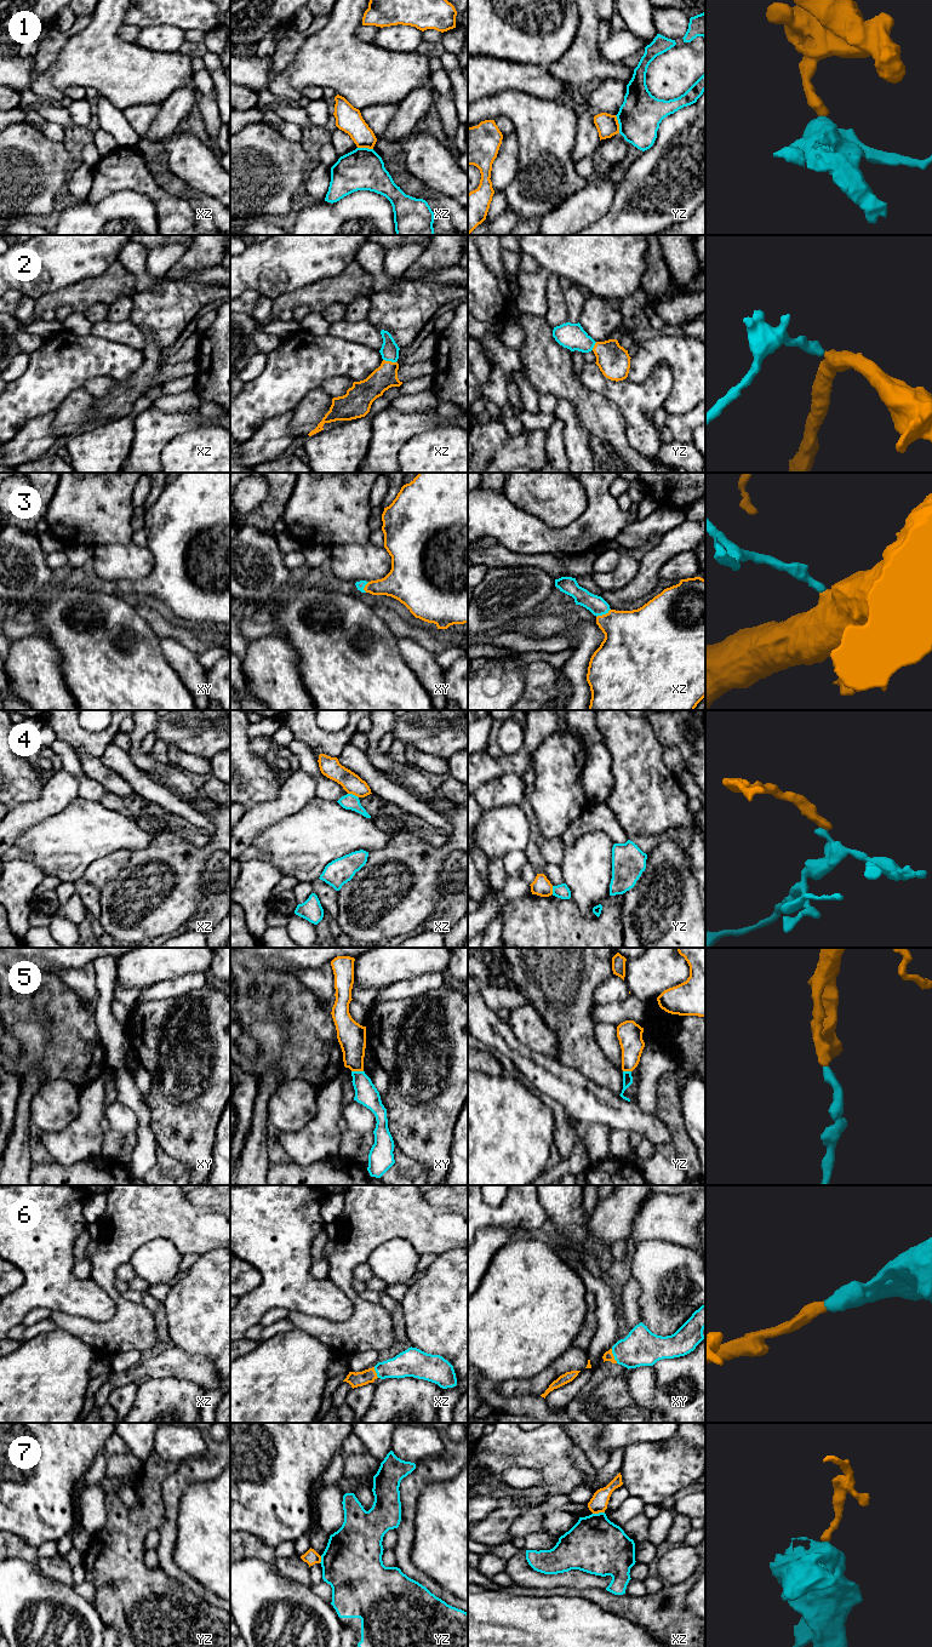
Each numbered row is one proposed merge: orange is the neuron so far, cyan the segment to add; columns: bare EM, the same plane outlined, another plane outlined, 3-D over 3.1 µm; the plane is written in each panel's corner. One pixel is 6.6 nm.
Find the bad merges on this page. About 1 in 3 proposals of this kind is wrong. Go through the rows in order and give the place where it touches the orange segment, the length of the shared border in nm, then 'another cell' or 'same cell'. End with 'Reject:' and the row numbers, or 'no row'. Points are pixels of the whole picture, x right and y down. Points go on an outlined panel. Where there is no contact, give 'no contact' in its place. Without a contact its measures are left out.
1: contact yz (618, 124); length 120 nm; another cell
2: contact xz (389, 361); length 90 nm; same cell
3: contact xz (602, 615); length 110 nm; same cell
4: contact xz (353, 794); length 80 nm; another cell
5: contact xy (358, 1070); length 80 nm; same cell
6: contact xy (613, 1356); length 100 nm; same cell
7: contact xz (598, 1513); length 80 nm; another cell
Reject: 1, 4, 7

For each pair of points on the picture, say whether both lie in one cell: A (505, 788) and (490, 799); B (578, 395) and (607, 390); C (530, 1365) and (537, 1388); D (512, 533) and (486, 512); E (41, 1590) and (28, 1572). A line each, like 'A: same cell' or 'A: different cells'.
A: same cell
B: different cells
C: different cells
D: same cell
E: same cell

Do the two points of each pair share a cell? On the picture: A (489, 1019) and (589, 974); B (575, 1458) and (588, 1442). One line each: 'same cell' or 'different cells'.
A: different cells
B: different cells

